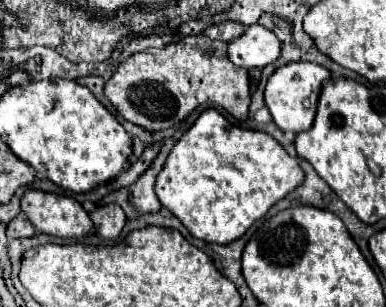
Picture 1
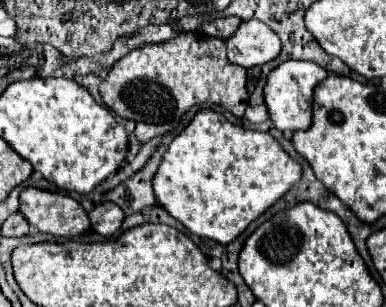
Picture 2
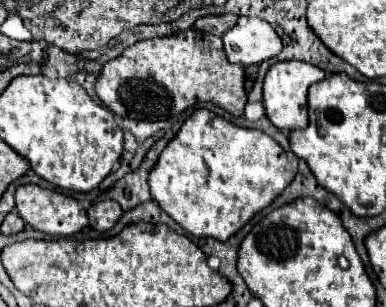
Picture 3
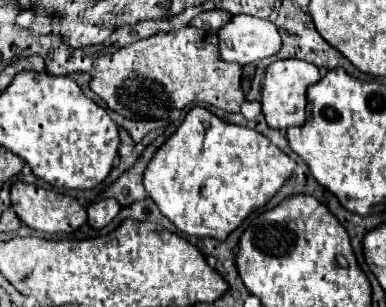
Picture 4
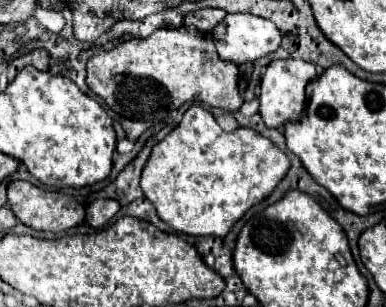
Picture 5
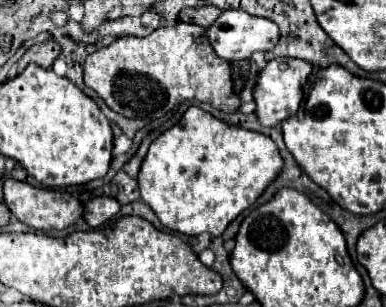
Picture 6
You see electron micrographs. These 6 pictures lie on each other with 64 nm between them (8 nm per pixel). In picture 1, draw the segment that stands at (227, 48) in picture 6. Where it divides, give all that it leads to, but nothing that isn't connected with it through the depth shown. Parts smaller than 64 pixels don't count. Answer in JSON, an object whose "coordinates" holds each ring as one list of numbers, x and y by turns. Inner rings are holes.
{"coordinates":[[260,24,248,26,246,32,228,44,228,58,242,68,264,68,280,56,280,40]]}

